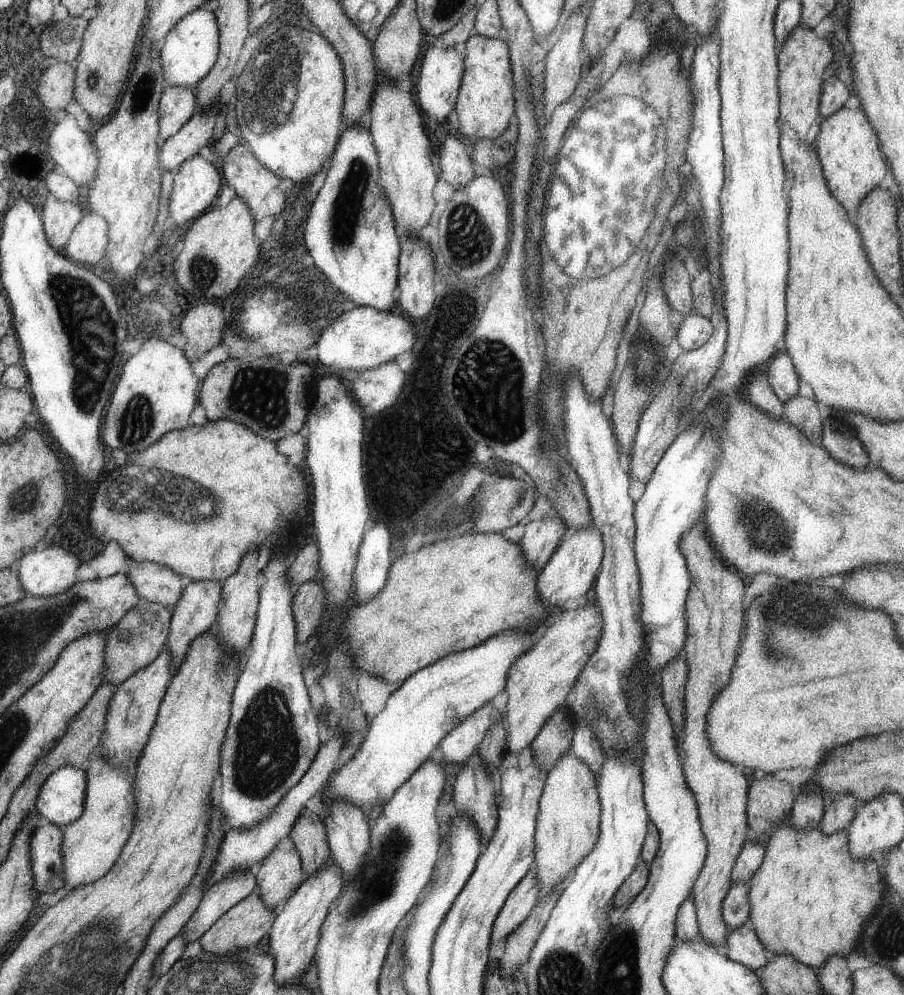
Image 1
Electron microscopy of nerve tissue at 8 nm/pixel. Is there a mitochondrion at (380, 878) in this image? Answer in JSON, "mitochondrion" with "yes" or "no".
{"mitochondrion":"yes"}

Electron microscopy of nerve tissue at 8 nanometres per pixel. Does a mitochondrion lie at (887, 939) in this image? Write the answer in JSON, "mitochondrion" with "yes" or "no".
{"mitochondrion":"yes"}

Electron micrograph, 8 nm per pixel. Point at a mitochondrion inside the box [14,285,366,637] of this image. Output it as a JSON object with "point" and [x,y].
{"point":[149,490]}

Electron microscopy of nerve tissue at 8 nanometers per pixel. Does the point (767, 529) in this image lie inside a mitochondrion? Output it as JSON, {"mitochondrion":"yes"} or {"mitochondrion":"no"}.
{"mitochondrion":"yes"}

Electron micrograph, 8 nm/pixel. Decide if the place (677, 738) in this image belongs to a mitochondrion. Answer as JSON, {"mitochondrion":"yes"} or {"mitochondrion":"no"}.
{"mitochondrion":"no"}

